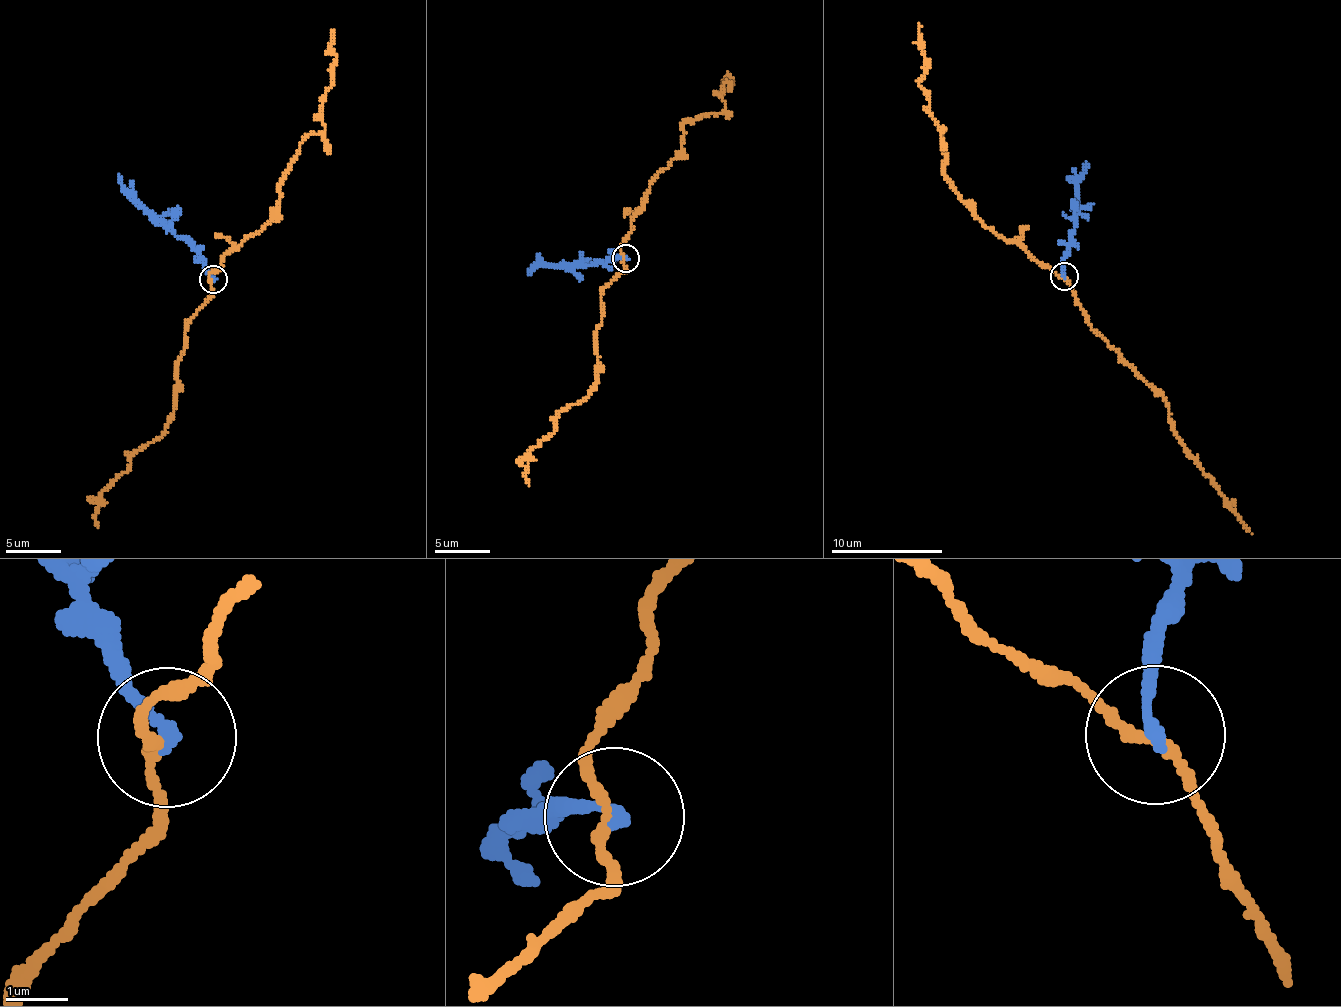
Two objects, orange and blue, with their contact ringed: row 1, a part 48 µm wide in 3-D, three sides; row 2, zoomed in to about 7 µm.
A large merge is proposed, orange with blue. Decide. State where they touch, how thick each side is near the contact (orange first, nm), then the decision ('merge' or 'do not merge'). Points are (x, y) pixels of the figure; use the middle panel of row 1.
place (626, 258); calibres 160 and 200 nm; do not merge

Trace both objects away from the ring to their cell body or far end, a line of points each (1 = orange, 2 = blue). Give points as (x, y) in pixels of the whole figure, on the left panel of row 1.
1: (211, 278), (233, 249), (276, 211), (283, 173), (300, 145), (325, 129), (322, 100), (334, 79), (334, 30)
2: (214, 278), (200, 256), (180, 236), (166, 230), (133, 197), (118, 174)

